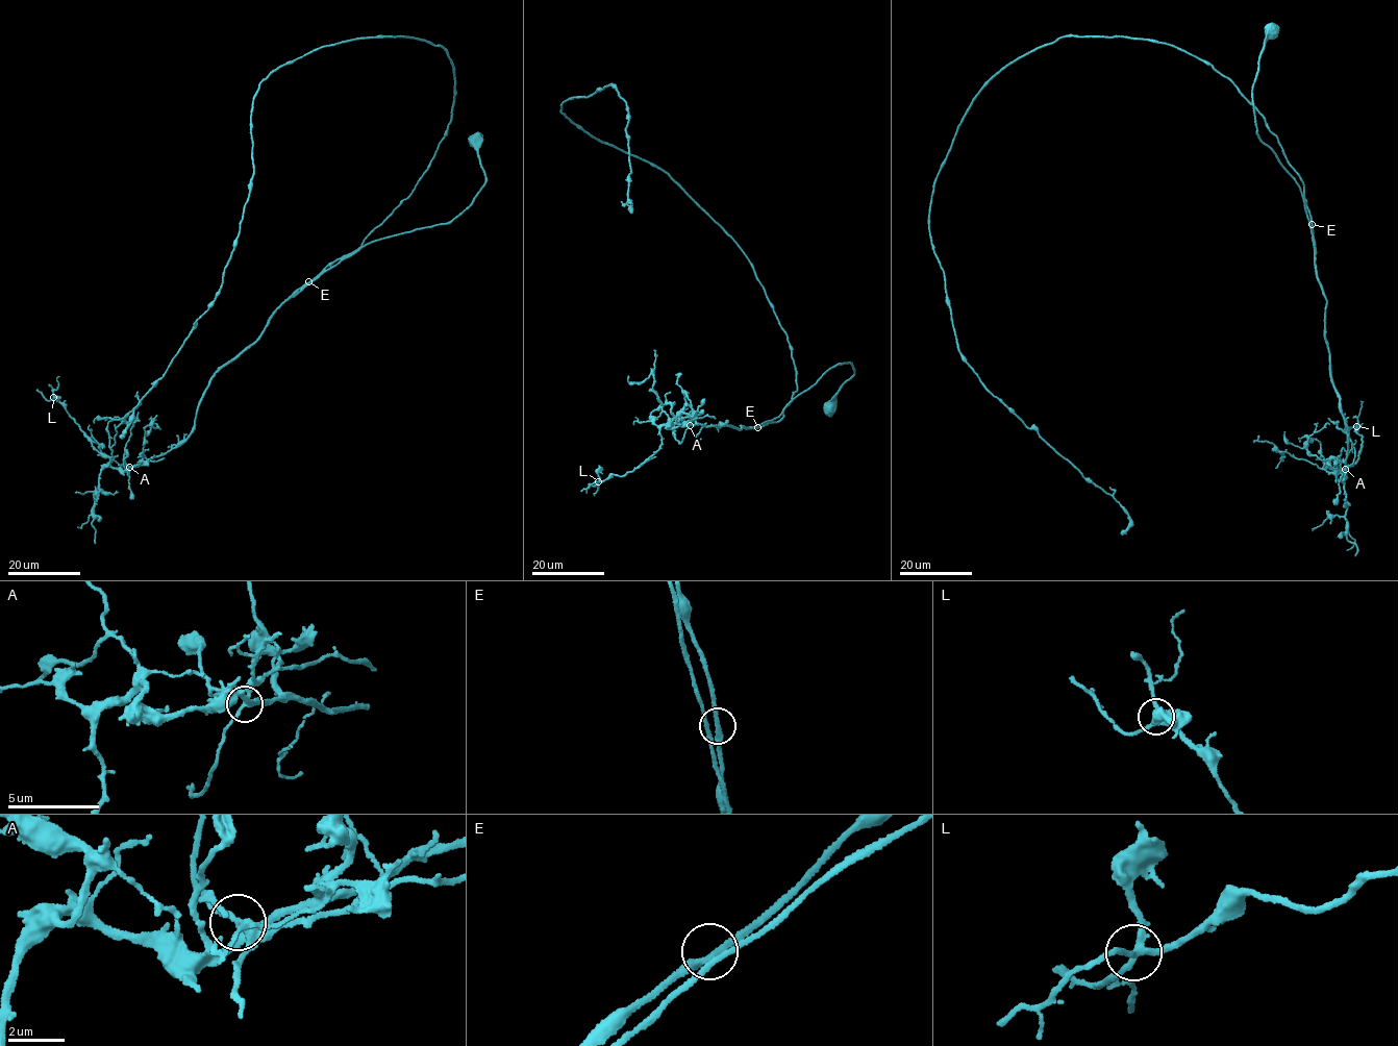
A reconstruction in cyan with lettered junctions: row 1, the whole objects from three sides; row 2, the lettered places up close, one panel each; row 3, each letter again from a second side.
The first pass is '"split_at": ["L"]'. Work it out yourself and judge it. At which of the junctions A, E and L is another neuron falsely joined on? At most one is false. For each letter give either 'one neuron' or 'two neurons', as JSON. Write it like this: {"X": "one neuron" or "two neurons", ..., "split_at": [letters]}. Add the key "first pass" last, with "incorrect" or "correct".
{"A": "one neuron", "E": "one neuron", "L": "one neuron", "split_at": [], "first pass": "incorrect"}

